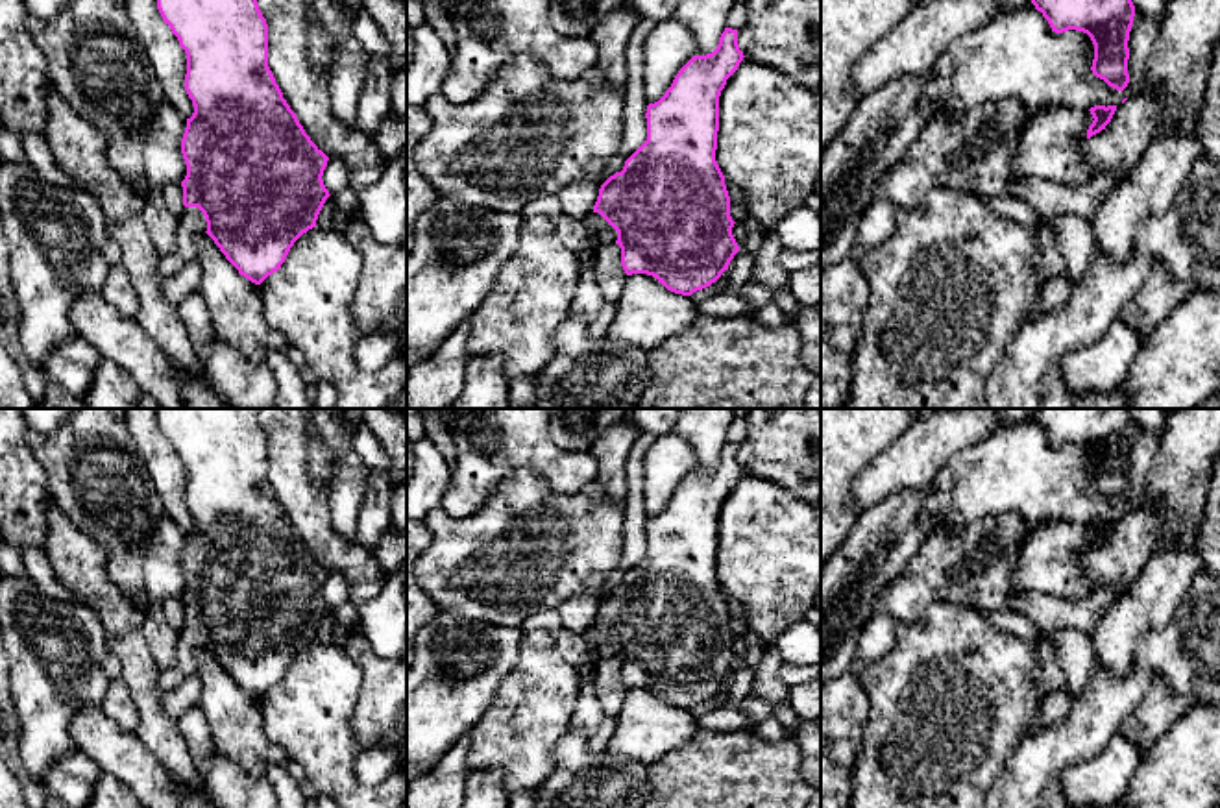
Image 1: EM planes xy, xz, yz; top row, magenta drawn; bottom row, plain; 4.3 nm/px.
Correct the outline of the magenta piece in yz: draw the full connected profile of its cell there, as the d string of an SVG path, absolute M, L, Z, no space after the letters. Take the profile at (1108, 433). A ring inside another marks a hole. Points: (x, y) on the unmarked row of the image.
M1035 409L1031 418L1052 446L1083 446L1094 459L1092 488L1124 505L1129 497L1129 446L1135 420L1129 409Z

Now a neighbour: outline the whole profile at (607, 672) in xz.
M616 656L599 658L593 666L592 677L597 697L608 717L617 717L623 708L627 688L621 680L621 662Z

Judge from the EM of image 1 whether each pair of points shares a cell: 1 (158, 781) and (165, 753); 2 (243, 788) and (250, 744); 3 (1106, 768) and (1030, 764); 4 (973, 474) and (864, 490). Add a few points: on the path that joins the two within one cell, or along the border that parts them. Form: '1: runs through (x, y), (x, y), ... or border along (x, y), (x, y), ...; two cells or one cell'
1: border along (134, 733), (170, 775); two cells
2: border along (217, 749), (254, 777), (265, 779); two cells
3: border along (1106, 742), (1093, 757), (1069, 764), (1058, 775); two cells
4: border along (965, 448), (951, 459), (932, 483); two cells

